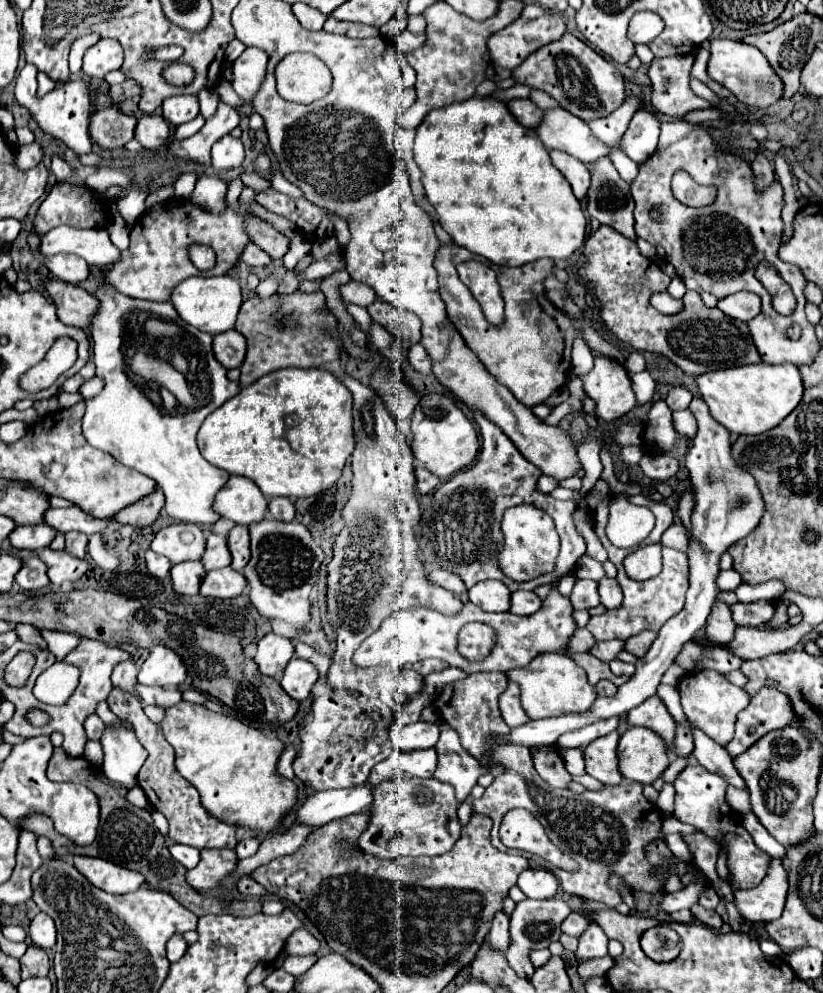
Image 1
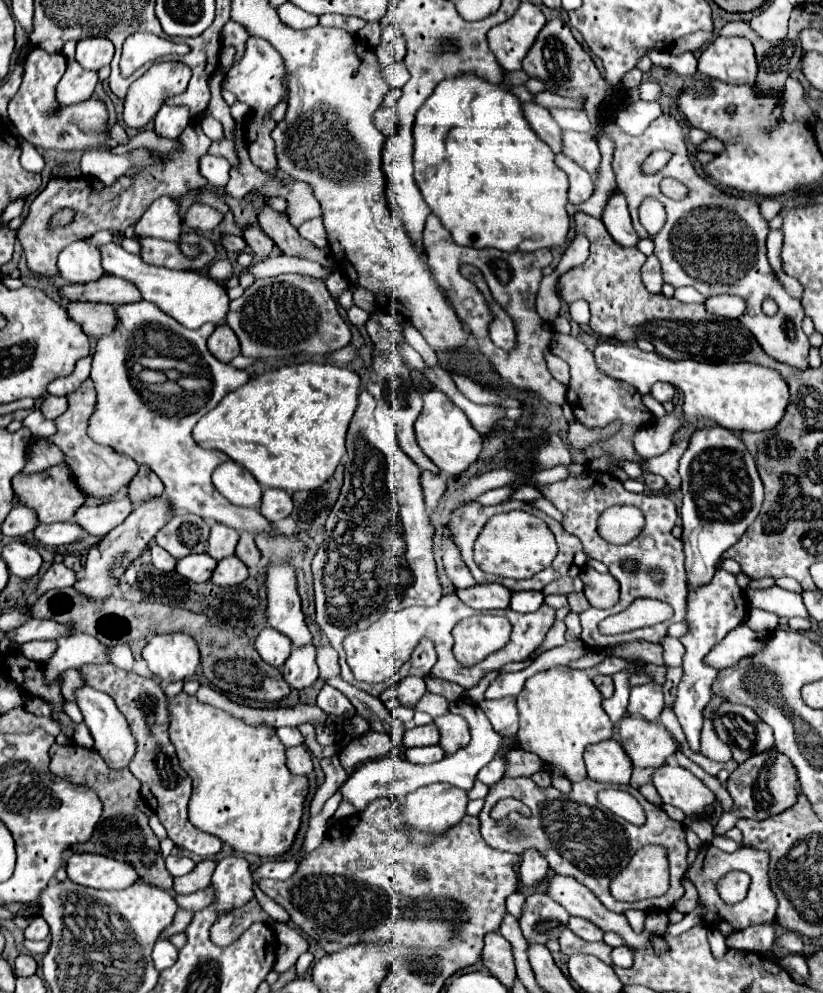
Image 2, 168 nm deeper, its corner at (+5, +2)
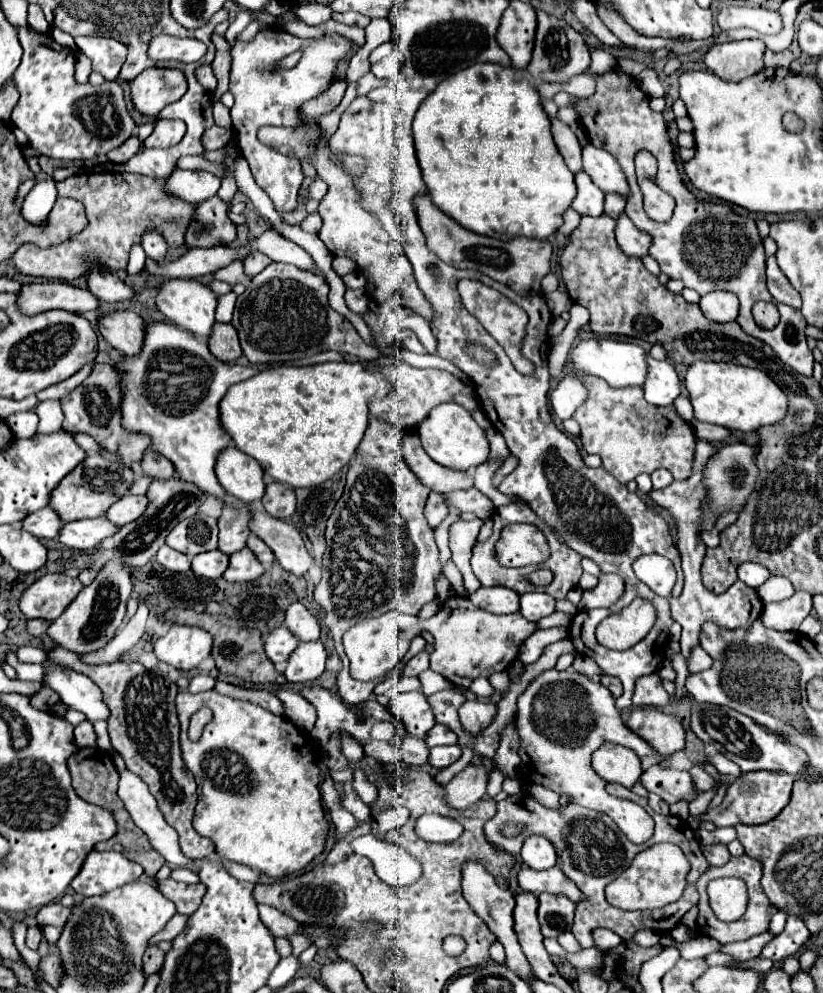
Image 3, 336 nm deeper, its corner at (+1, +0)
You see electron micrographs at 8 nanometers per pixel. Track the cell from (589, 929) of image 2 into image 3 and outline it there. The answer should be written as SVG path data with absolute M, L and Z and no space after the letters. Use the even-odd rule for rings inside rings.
M600 928L600 930L594 930L594 942L598 948L610 950L610 948L616 948L622 942L622 938L608 928Z

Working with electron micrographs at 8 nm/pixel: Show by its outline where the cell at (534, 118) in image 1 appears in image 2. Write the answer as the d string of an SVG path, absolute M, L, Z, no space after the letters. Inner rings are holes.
M524 102L522 104L522 112L524 112L524 118L528 120L528 124L532 126L532 130L552 148L554 154L558 154L562 148L560 148L560 126L552 120L550 112L534 102Z

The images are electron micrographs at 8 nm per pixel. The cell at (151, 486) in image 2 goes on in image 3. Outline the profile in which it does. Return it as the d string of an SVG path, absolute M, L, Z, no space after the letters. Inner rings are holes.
M152 448L144 452L144 458L140 464L142 464L142 470L152 478L172 478L176 474L174 464L162 454L156 454Z

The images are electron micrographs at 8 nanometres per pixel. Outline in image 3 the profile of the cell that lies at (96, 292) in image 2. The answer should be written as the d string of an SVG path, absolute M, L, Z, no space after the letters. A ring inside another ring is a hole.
M30 282L20 288L16 306L26 316L34 316L46 310L68 310L84 314L98 308L98 298L94 298L90 290L82 290L64 282Z

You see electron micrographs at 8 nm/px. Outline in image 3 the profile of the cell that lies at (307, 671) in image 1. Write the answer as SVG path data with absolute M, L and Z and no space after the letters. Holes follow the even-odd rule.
M320 640L300 644L288 658L288 668L284 672L288 682L310 682L324 672L326 648Z

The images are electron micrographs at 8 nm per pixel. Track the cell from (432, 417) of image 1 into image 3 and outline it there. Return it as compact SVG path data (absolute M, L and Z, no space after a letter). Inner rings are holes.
M440 404L434 410L430 410L428 418L422 422L418 436L422 440L422 446L426 454L436 460L438 464L452 468L452 470L470 470L478 464L484 464L490 448L484 430L476 424L472 414L458 404Z

